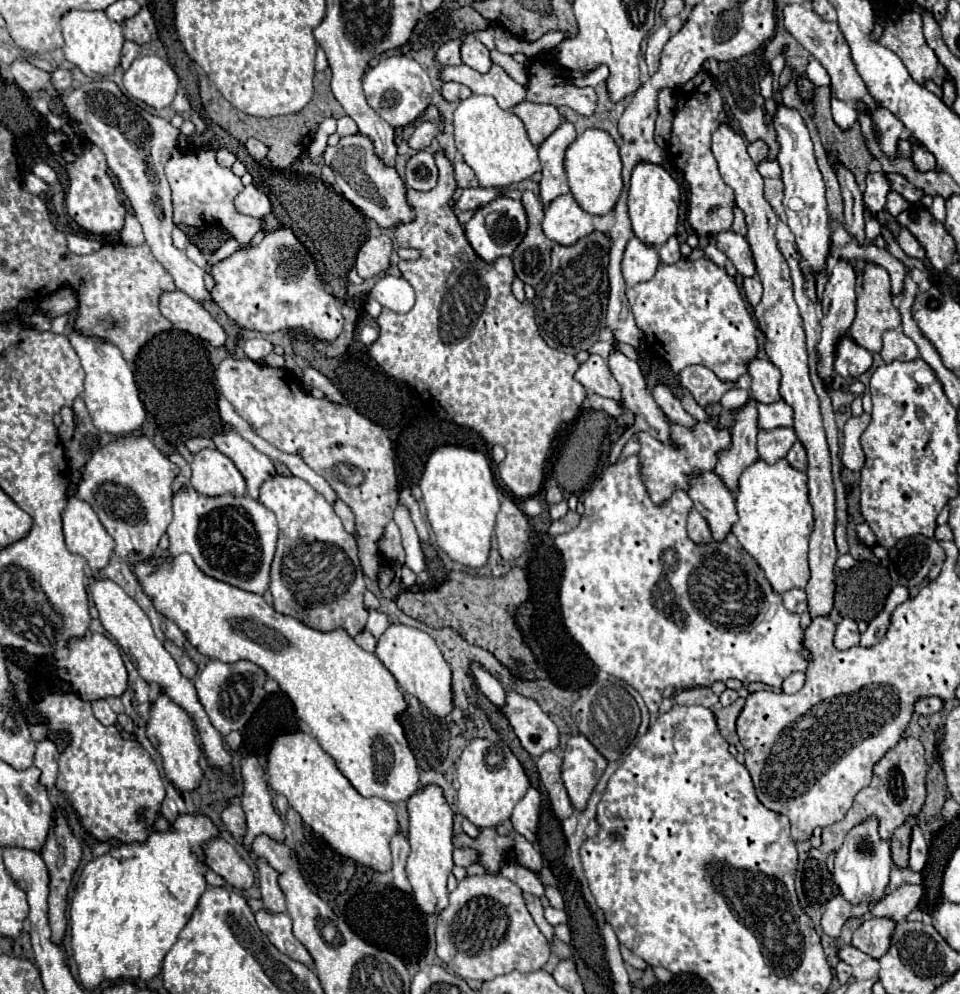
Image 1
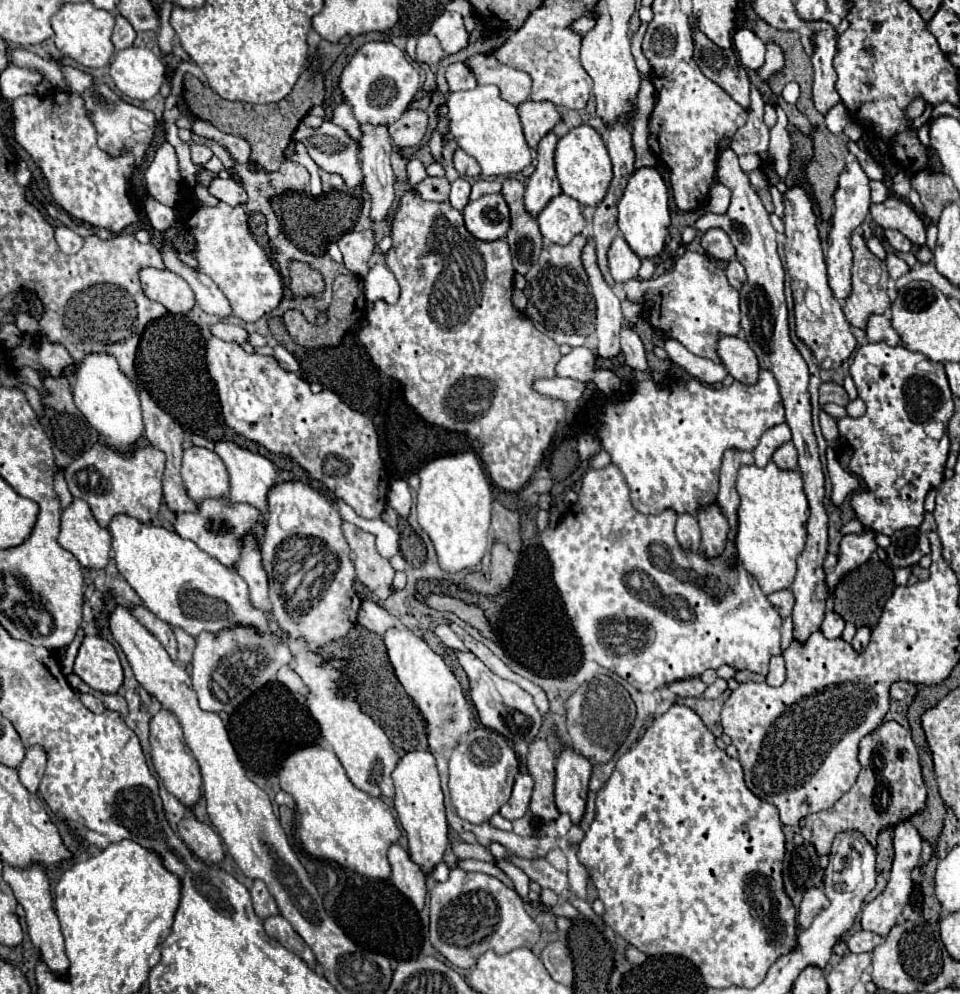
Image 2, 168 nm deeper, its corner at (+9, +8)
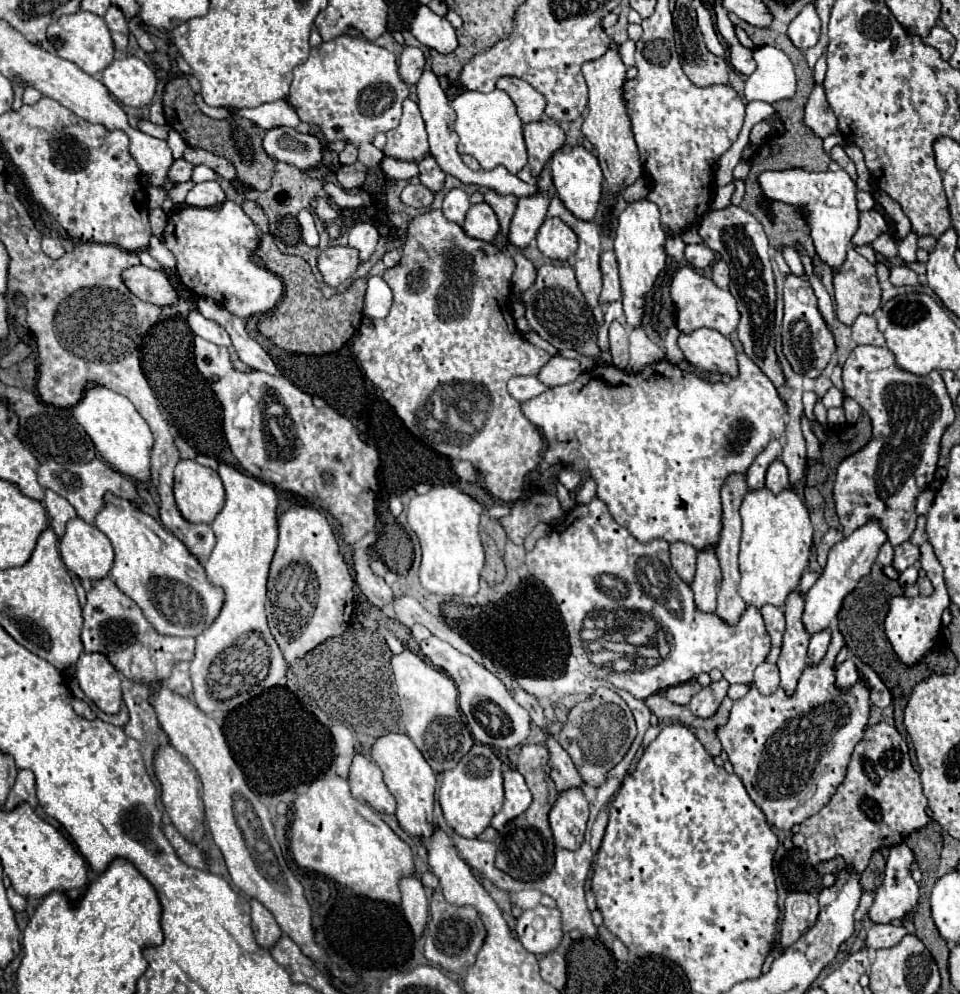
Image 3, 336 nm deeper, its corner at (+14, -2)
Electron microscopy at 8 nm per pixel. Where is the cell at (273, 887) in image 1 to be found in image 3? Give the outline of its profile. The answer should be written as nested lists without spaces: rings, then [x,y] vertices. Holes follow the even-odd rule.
[[[250,900],[250,906],[252,906],[252,930],[256,936],[256,942],[264,948],[272,948],[274,942],[282,936],[280,926],[258,900]]]

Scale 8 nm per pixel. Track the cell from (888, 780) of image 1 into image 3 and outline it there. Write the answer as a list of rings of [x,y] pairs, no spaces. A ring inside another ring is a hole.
[[[880,722],[866,728],[864,738],[856,744],[852,752],[846,778],[840,784],[838,792],[814,818],[808,818],[806,822],[800,824],[800,832],[806,836],[808,860],[812,866],[816,866],[822,860],[832,860],[836,856],[842,856],[850,868],[856,868],[862,874],[876,848],[894,846],[902,842],[910,832],[926,826],[928,820],[930,818],[926,816],[926,796],[922,792],[920,776],[910,764],[906,740],[898,734],[894,726]]]

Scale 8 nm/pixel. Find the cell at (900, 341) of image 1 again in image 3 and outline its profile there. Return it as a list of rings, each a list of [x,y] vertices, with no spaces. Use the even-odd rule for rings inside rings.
[[[860,314],[852,324],[852,340],[856,344],[872,344],[872,346],[886,346],[886,338],[876,326],[874,316]]]

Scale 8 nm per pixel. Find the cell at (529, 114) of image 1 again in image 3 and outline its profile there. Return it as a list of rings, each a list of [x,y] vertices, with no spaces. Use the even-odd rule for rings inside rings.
[[[536,120],[524,124],[524,142],[528,148],[528,166],[538,176],[552,154],[564,146],[564,132],[556,122]]]

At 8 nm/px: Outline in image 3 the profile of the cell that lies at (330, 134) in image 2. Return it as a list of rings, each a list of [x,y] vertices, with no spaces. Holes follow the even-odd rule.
[[[272,128],[264,136],[264,150],[286,164],[298,168],[322,166],[322,142],[312,134],[300,134],[294,128]]]

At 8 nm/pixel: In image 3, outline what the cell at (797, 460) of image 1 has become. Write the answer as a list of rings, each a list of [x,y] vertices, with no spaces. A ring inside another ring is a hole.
[[[774,460],[774,462],[768,466],[766,486],[768,486],[774,494],[778,494],[778,492],[782,492],[784,488],[790,486],[790,482],[788,482],[788,468],[784,466],[782,460]]]

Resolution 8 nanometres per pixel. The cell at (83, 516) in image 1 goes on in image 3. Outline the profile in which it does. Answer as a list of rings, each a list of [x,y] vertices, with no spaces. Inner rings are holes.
[[[72,518],[60,538],[62,562],[80,580],[102,580],[108,576],[114,552],[110,540],[82,518]]]

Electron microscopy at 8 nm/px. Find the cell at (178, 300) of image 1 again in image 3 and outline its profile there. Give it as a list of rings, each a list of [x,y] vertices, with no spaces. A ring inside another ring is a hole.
[[[140,264],[140,266],[132,266],[130,270],[124,270],[122,278],[128,290],[144,302],[166,308],[178,300],[176,288],[168,282],[168,276],[160,270],[152,270]]]

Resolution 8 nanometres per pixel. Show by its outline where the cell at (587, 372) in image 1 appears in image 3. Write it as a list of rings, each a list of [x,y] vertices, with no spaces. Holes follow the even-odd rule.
[[[556,356],[540,370],[538,380],[544,382],[546,386],[554,388],[554,386],[564,386],[564,384],[574,382],[580,374],[582,374],[582,368],[580,368],[578,360],[568,360],[564,356]]]

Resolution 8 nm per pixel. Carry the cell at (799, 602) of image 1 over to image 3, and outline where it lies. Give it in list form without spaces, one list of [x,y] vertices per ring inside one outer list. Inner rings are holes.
[[[766,604],[764,608],[760,608],[760,612],[764,616],[766,630],[772,638],[772,646],[780,646],[782,644],[782,634],[784,634],[784,612],[782,612],[782,608]]]

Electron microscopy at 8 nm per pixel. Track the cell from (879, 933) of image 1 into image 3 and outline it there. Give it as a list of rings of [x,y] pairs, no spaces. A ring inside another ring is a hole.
[[[906,842],[890,848],[884,882],[876,888],[876,898],[868,912],[874,924],[890,924],[916,906],[918,884],[910,874],[912,862],[914,852],[908,848]]]

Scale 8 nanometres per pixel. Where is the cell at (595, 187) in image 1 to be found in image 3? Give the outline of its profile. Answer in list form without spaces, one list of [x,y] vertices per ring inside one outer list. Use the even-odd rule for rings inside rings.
[[[572,146],[566,150],[558,150],[554,152],[552,160],[550,160],[550,170],[552,170],[552,180],[554,180],[554,188],[560,196],[560,200],[564,202],[564,206],[582,220],[594,220],[598,206],[600,206],[600,198],[602,198],[602,168],[598,164],[598,158],[588,152],[584,146]]]

